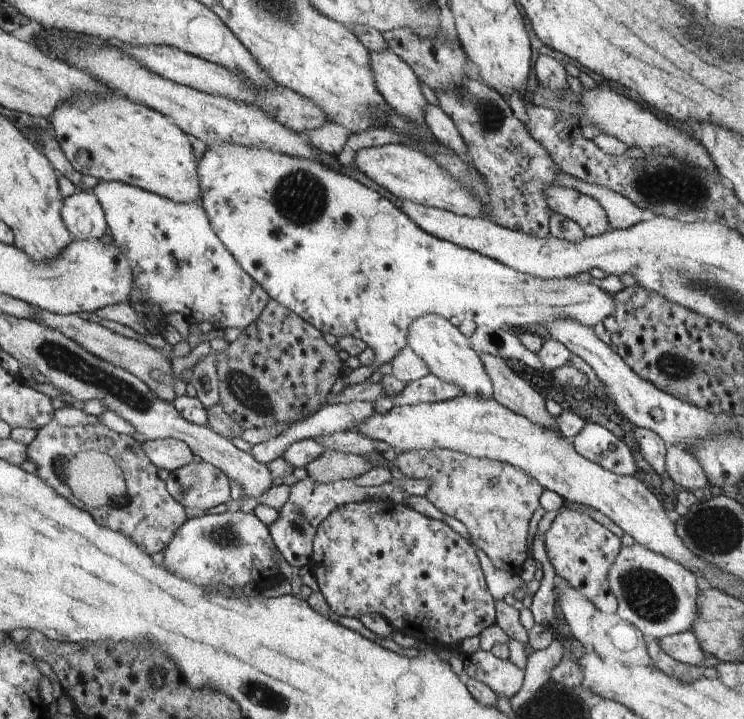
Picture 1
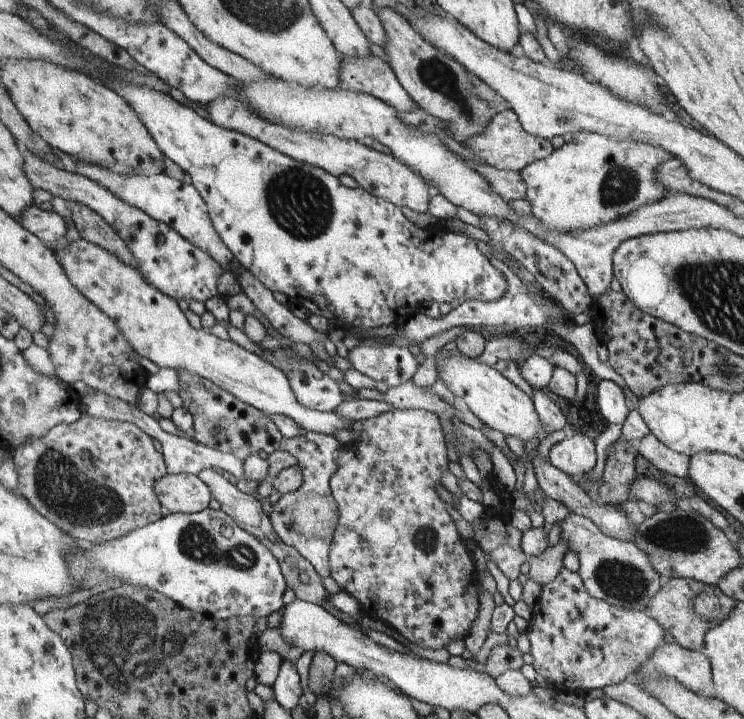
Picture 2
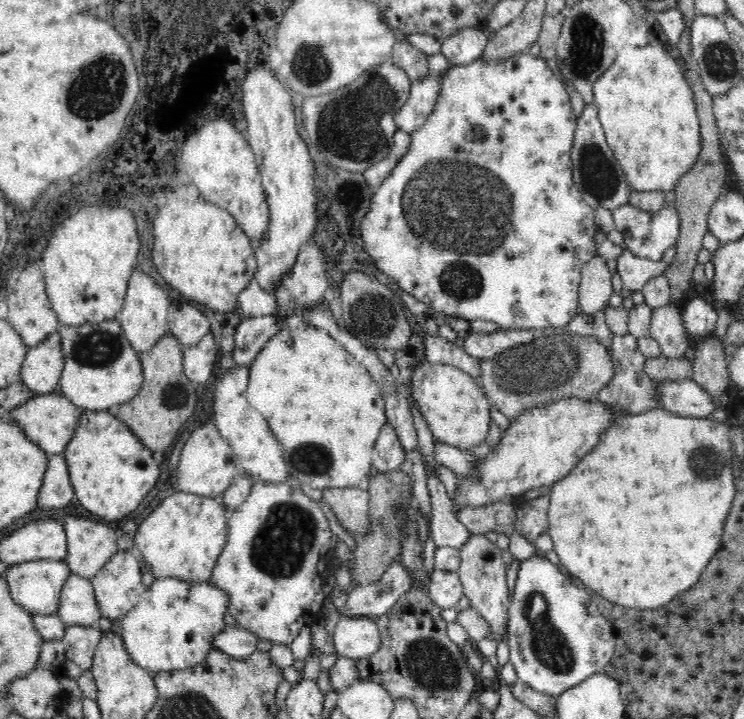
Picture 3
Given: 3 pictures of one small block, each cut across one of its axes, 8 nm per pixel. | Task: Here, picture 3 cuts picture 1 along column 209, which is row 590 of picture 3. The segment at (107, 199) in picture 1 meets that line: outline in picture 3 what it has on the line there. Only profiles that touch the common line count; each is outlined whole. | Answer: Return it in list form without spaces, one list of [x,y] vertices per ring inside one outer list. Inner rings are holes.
[[[255,481],[252,485],[250,494],[247,499],[238,506],[238,508],[227,517],[227,541],[224,543],[223,551],[216,559],[209,582],[214,588],[224,591],[229,598],[229,602],[225,604],[227,612],[232,615],[232,618],[238,622],[238,624],[249,630],[250,633],[254,633],[259,640],[270,640],[272,644],[286,644],[290,646],[292,640],[300,634],[302,628],[311,626],[322,619],[324,613],[324,603],[329,596],[323,591],[325,585],[324,578],[331,566],[331,560],[333,559],[332,533],[330,532],[330,526],[328,520],[318,502],[310,499],[304,494],[301,489],[292,488],[286,481],[282,483],[269,484],[264,481]]]

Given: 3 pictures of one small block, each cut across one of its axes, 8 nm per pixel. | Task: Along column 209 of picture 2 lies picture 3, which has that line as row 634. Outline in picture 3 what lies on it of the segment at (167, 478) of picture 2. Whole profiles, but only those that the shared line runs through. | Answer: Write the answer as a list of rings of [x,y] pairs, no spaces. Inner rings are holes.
[[[471,534],[464,546],[460,548],[461,563],[457,573],[463,586],[463,594],[469,600],[469,604],[484,618],[489,630],[486,636],[490,636],[497,643],[502,640],[508,628],[508,612],[511,605],[511,596],[506,583],[506,563],[500,555],[500,549],[496,544],[484,537],[484,534]]]

